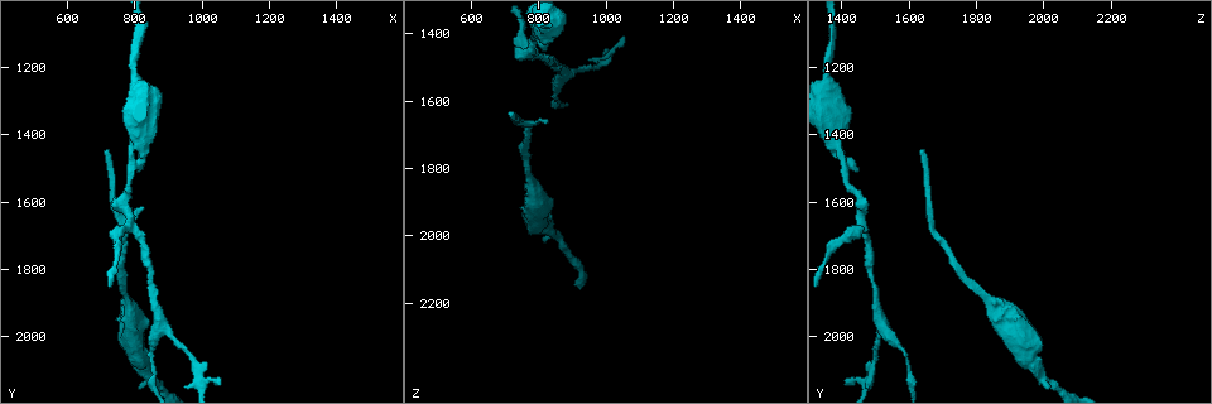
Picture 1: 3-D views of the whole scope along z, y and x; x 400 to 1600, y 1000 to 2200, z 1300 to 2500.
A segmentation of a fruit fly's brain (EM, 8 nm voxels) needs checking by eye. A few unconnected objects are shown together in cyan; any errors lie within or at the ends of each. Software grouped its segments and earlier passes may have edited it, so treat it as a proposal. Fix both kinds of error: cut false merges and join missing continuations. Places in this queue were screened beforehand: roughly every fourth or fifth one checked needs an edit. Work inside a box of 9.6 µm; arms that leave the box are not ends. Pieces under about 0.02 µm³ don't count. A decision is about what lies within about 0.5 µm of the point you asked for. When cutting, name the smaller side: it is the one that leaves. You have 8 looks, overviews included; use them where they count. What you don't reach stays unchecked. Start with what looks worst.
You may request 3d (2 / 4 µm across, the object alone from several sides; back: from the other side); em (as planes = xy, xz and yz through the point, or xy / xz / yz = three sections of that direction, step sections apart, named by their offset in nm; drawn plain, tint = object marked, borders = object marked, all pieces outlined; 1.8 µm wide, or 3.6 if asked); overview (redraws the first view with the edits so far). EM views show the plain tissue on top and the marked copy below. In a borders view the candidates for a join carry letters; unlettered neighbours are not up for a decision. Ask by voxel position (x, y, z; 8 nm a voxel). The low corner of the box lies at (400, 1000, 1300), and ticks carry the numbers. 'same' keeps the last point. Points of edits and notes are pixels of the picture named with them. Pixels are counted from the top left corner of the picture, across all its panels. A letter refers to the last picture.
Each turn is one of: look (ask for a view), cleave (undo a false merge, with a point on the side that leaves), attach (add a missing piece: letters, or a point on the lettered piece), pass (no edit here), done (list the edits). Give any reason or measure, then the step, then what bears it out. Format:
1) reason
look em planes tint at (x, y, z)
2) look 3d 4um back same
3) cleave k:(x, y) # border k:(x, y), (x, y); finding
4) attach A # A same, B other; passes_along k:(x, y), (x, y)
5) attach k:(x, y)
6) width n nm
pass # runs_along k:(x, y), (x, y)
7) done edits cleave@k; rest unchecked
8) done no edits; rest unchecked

branch stops here
look 3d 2um at (710, 1450, 1630)

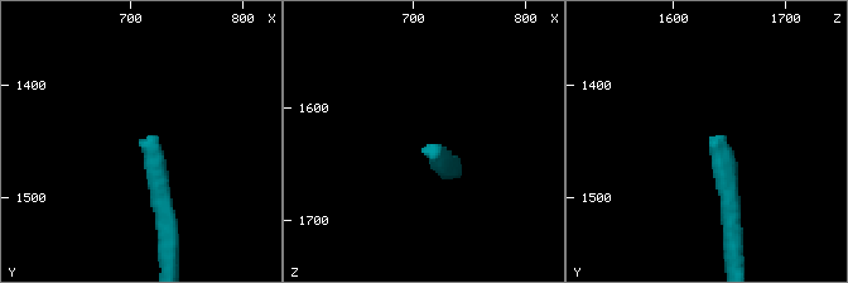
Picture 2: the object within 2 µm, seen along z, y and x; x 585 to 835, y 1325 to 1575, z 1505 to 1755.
look em 3.6um planes borders at (716, 1444, 1634)

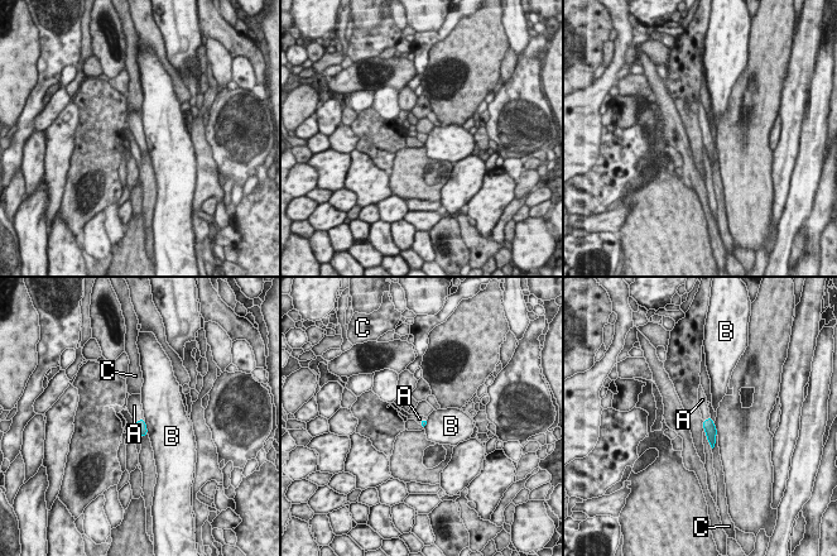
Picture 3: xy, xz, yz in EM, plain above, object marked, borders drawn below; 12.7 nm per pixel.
attach A # A same, B other, C other; passes_along 3:(140, 425), (139, 420), (134, 406); it goes on there

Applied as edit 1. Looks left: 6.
see it whole again
look overview

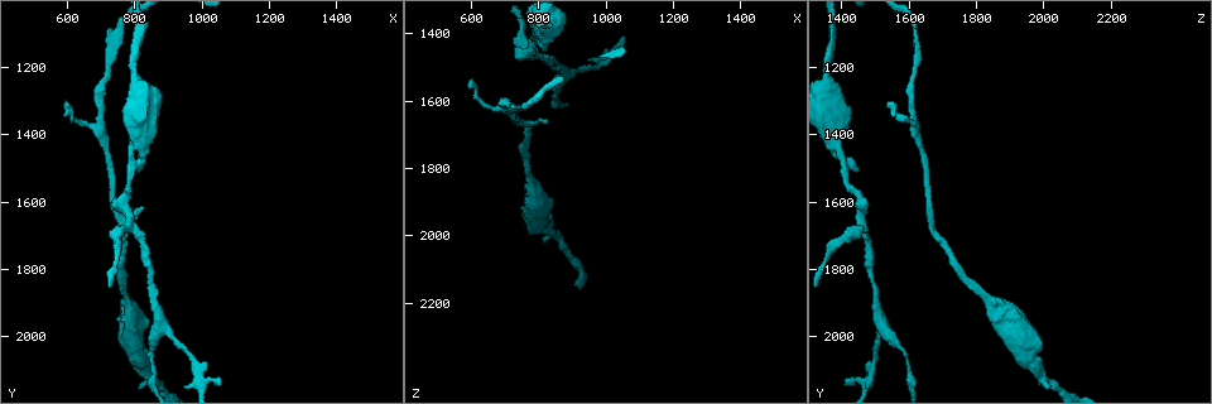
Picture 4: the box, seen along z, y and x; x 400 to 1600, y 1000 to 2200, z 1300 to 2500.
look em yz step 16 tint at (780, 1660, 1460)

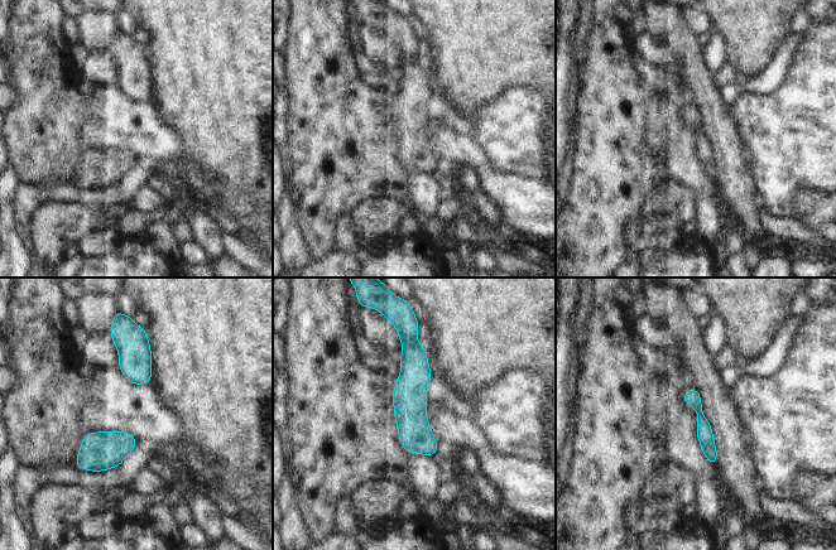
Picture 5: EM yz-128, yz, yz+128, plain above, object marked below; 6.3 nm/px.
another direction
look em planes borders same

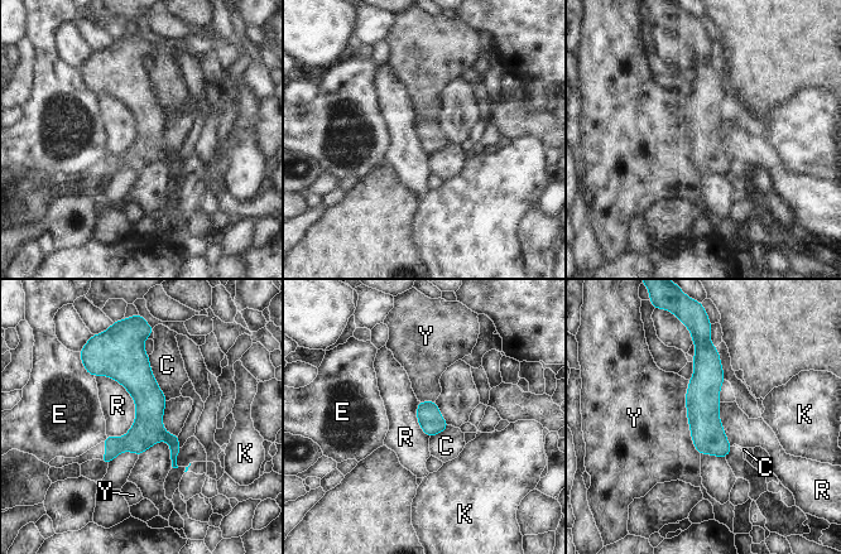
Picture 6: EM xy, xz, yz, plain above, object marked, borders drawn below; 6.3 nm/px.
pass # C other, E other, K other, R other, Y other; border 6:(95, 375), (133, 399), (124, 437); continuous, no second neuron

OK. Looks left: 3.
a narrow waist
look em planes tint at (850, 2080, 1590)

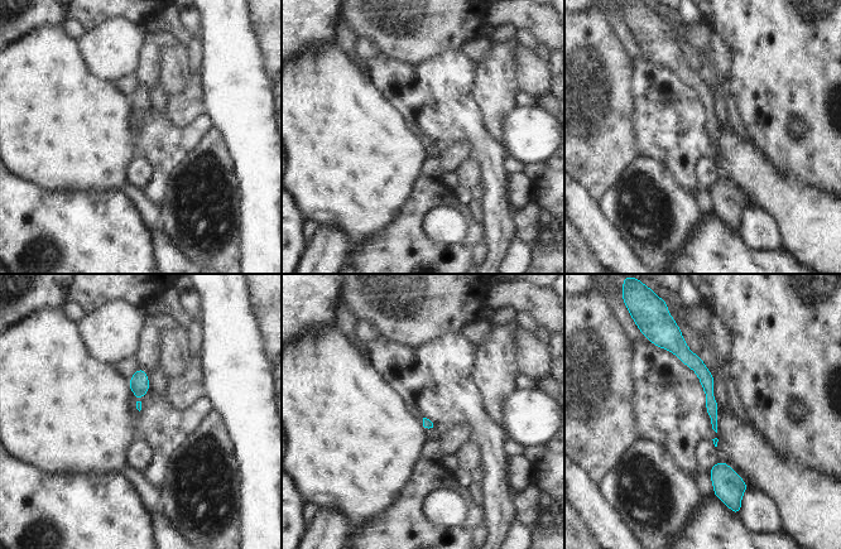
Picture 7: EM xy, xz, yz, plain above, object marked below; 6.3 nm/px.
see the neighbours
look em planes borders same

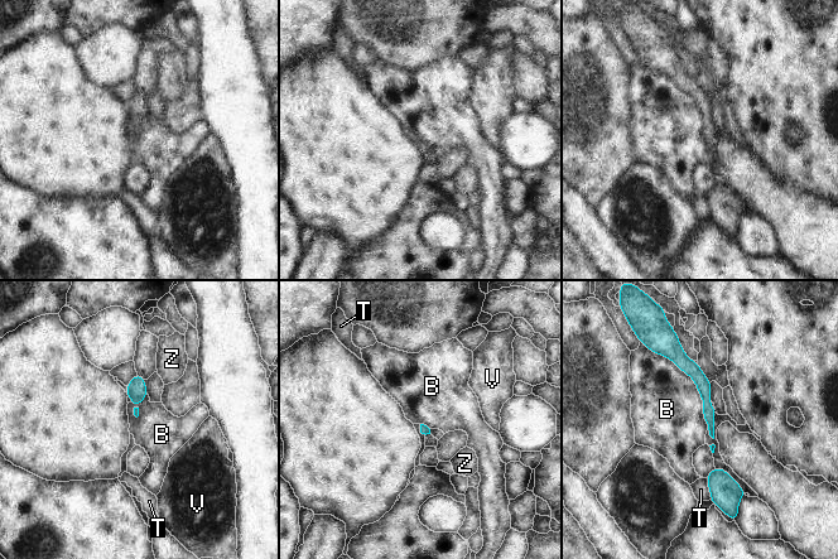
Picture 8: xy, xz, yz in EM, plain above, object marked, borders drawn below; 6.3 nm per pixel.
width 60 nm
pass # B other, T other, V other, Z other; all the same neuron

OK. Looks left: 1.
done edits attach@3; rest unchecked

